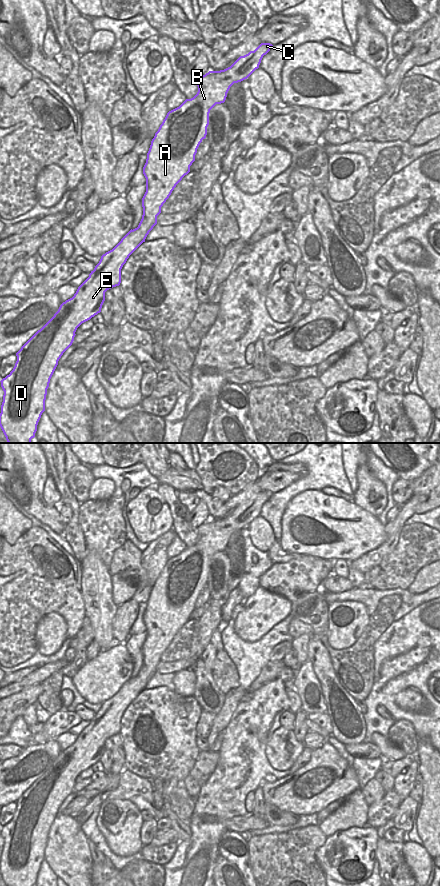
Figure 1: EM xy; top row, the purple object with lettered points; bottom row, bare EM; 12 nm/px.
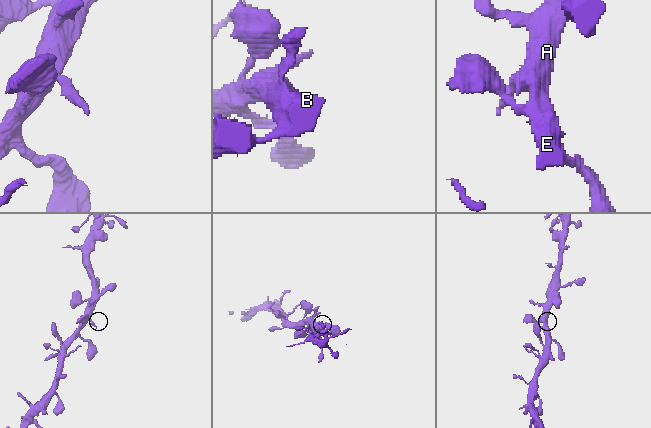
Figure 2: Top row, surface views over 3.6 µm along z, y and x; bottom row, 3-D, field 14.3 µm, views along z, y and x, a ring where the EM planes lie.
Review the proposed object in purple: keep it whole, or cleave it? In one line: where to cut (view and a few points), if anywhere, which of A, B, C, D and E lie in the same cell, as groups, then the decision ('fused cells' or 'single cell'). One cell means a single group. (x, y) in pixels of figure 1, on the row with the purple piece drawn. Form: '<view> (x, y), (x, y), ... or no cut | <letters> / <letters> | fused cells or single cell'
no cut | A B C D E | single cell

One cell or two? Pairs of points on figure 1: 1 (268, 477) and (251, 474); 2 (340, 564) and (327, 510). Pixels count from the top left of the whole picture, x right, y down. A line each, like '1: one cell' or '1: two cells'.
1: two cells
2: two cells

